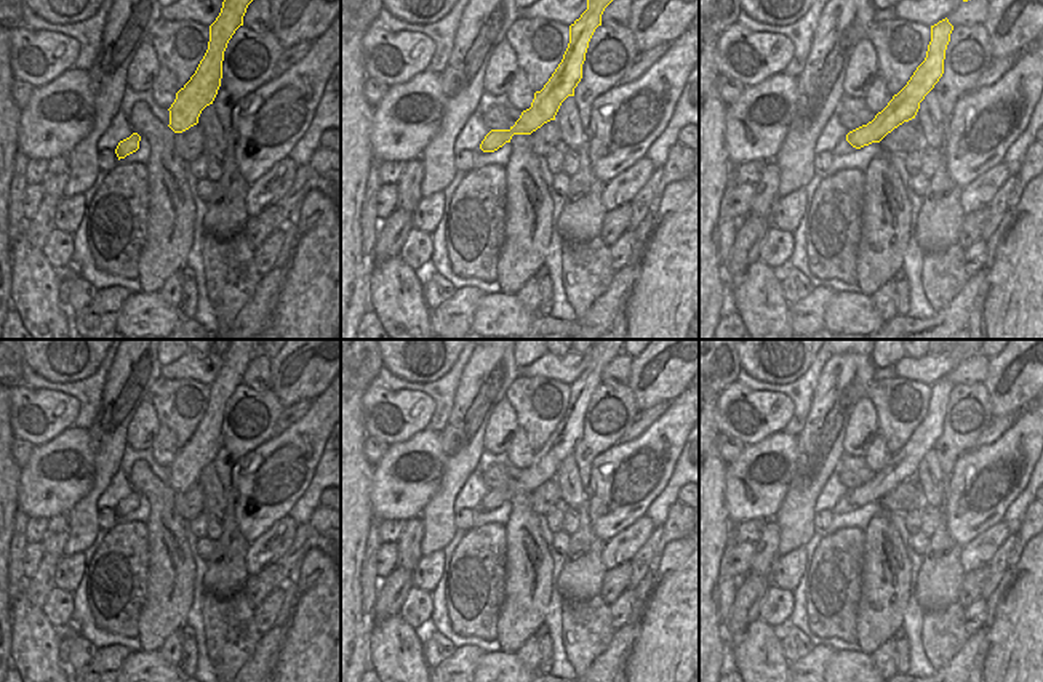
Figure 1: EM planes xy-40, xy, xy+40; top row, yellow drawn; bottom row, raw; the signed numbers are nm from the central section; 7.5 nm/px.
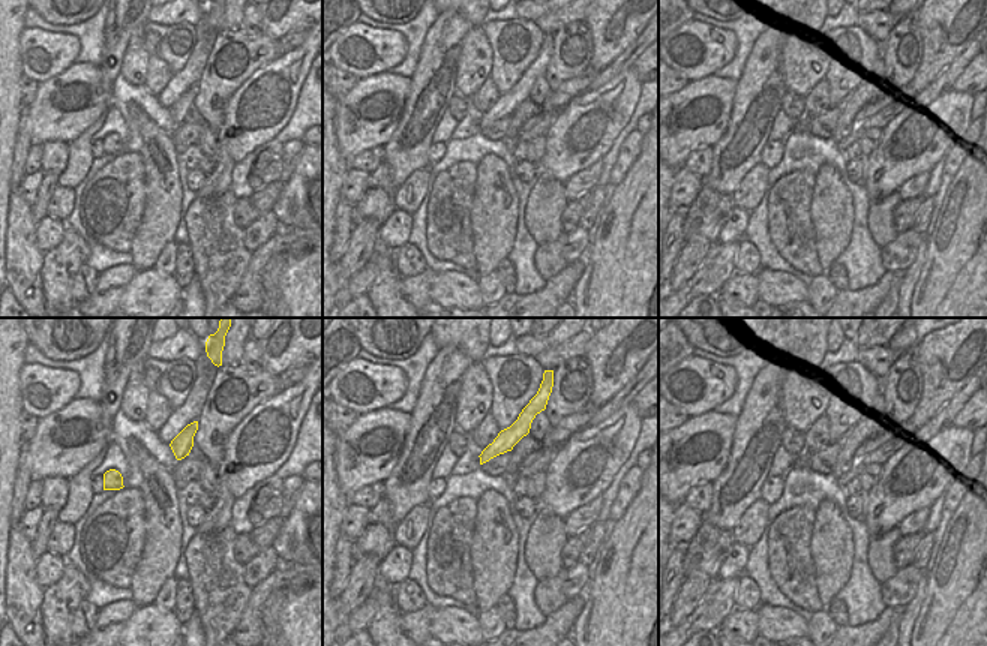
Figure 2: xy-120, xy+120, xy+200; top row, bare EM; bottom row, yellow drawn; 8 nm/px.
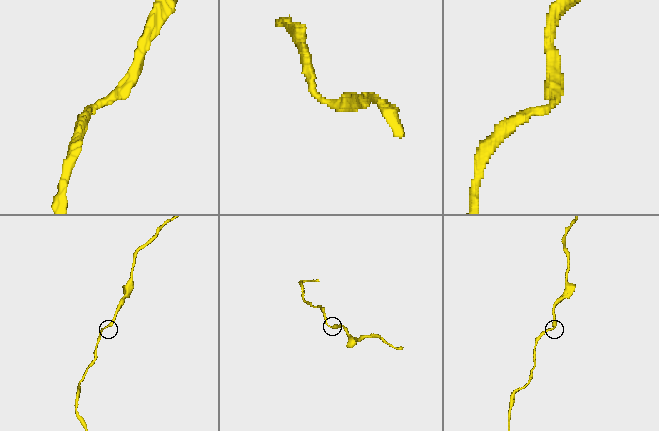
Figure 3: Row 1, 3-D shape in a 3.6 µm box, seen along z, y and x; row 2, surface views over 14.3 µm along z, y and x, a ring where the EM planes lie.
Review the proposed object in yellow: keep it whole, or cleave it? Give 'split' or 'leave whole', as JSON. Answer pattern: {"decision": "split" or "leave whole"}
{"decision": "leave whole"}

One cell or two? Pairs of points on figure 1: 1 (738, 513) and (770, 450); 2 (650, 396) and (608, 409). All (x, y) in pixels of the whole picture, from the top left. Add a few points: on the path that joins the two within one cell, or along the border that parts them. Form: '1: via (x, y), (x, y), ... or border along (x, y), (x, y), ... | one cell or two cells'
1: via (738, 495), (738, 479), (752, 460) | one cell
2: border along (627, 385), (639, 410) | two cells

